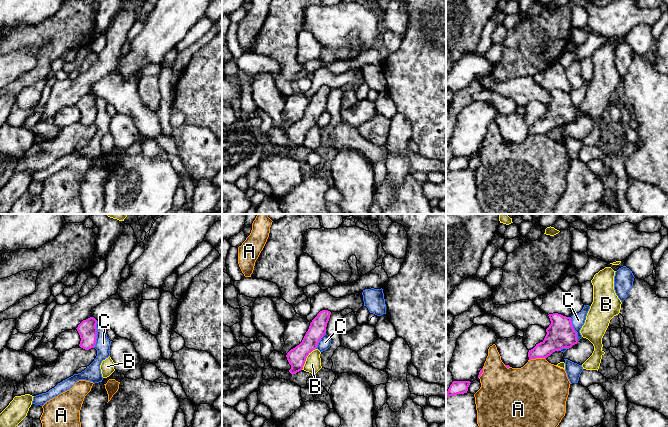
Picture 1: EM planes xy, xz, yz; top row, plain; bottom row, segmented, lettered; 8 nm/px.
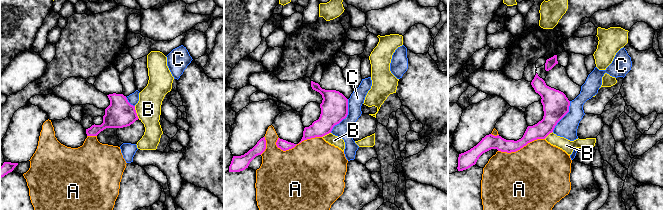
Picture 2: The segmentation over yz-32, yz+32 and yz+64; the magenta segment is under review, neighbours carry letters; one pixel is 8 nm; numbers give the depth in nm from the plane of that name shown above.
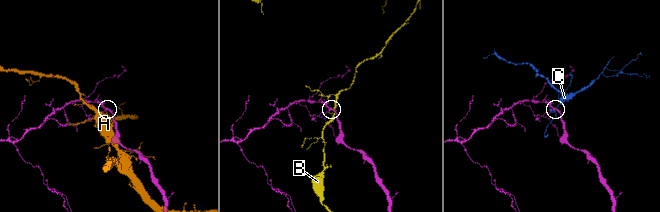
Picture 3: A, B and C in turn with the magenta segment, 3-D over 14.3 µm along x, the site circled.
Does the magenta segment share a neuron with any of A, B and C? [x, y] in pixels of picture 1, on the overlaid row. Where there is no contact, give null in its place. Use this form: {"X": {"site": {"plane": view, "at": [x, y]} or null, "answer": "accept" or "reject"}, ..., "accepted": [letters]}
{"A": {"site": {"plane": "yz", "at": [537, 357]}, "answer": "reject"}, "B": {"site": {"plane": "xz", "at": [305, 359]}, "answer": "reject"}, "C": {"site": {"plane": "xy", "at": [96, 334]}, "answer": "accept"}, "accepted": ["C"]}

